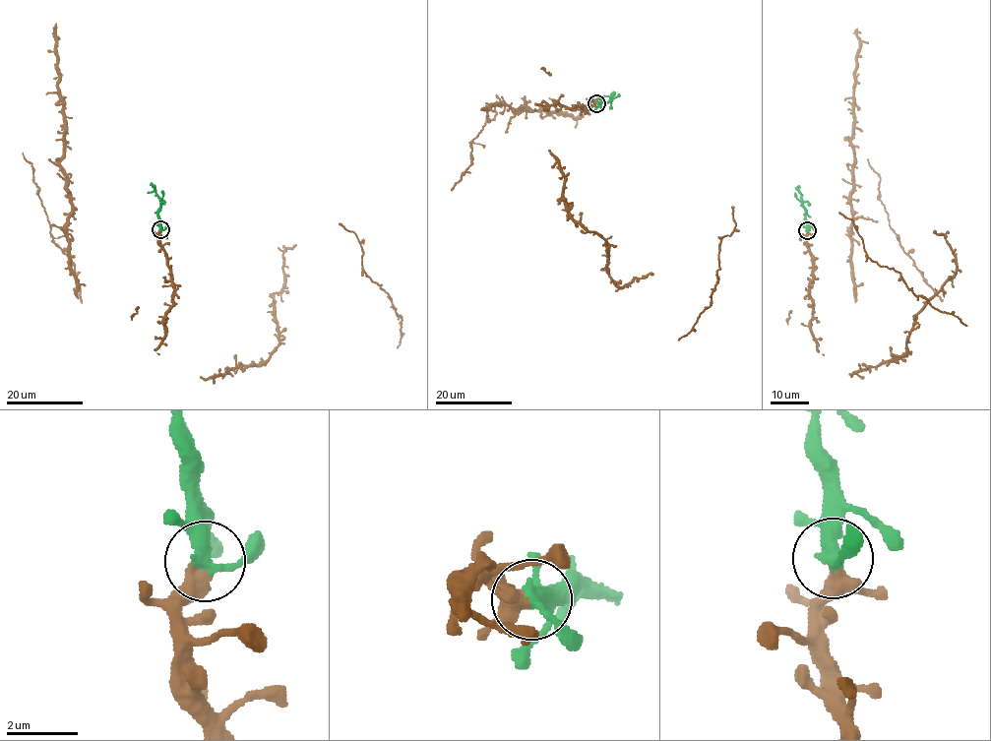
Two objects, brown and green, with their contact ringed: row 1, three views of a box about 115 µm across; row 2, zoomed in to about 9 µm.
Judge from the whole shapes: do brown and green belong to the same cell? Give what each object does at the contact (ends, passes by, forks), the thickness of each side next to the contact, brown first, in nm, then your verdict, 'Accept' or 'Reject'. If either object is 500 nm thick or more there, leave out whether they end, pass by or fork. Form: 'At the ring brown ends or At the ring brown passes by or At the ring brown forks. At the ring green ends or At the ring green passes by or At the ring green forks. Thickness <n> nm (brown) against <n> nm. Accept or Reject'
At the ring brown passes by. At the ring green passes by. Thickness 320 nm (brown) against 360 nm. Accept

